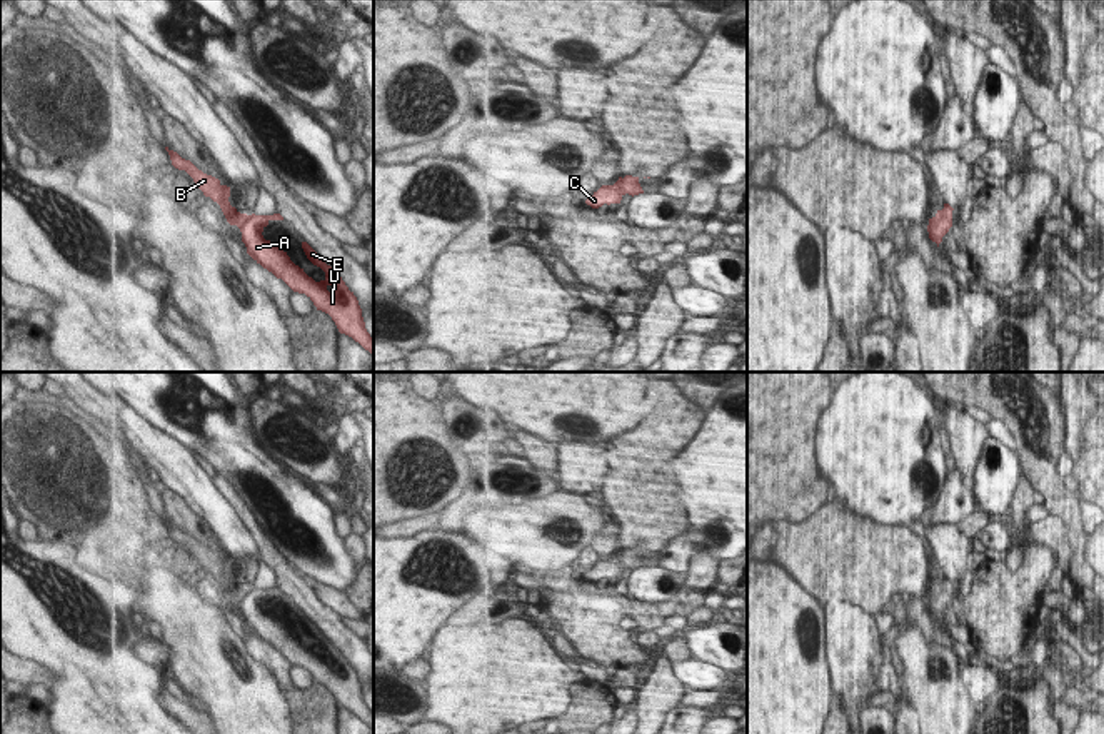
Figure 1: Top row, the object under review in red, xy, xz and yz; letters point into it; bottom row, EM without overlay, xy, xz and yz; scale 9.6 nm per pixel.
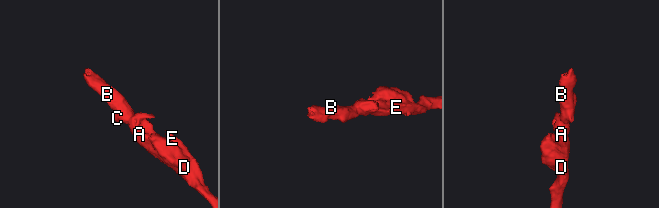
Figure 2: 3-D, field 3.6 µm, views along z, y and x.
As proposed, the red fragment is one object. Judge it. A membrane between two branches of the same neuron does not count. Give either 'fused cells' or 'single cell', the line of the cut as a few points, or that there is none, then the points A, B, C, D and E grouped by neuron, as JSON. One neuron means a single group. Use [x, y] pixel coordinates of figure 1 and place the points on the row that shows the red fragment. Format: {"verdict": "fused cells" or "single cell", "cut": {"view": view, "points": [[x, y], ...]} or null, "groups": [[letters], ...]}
{"verdict": "single cell", "cut": null, "groups": [["A", "B", "C", "D", "E"]]}

